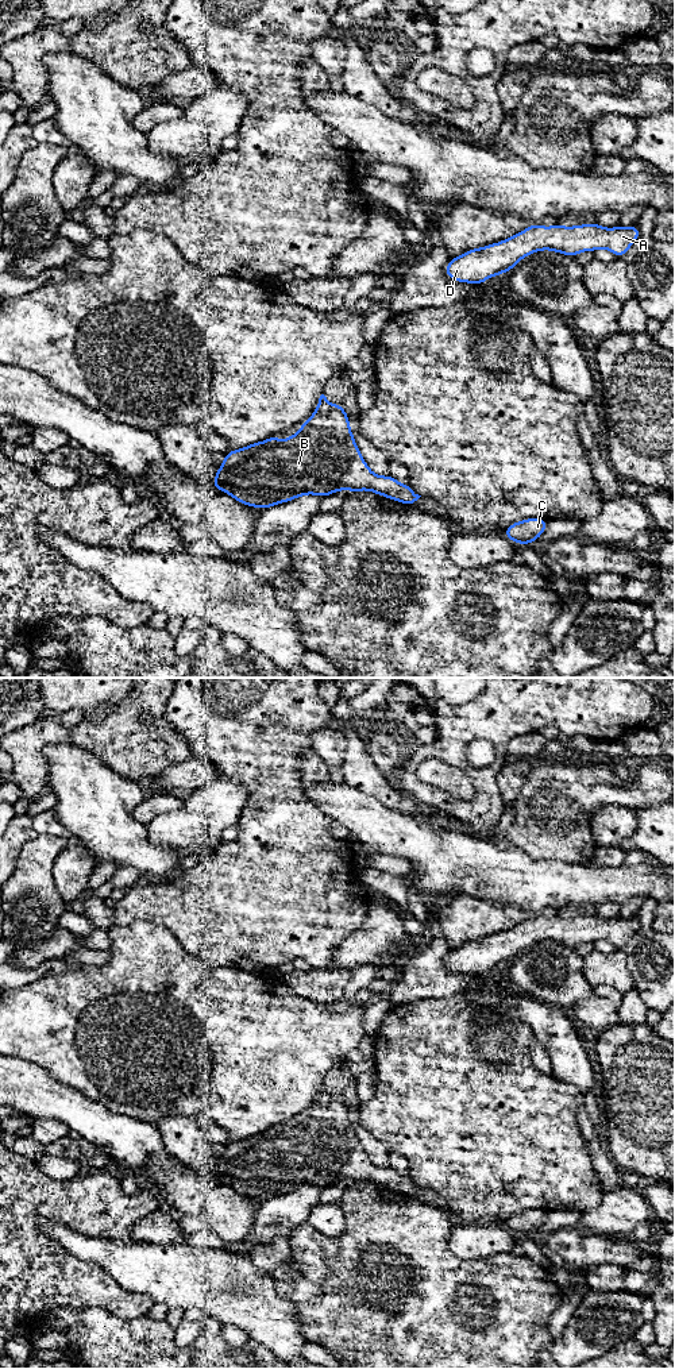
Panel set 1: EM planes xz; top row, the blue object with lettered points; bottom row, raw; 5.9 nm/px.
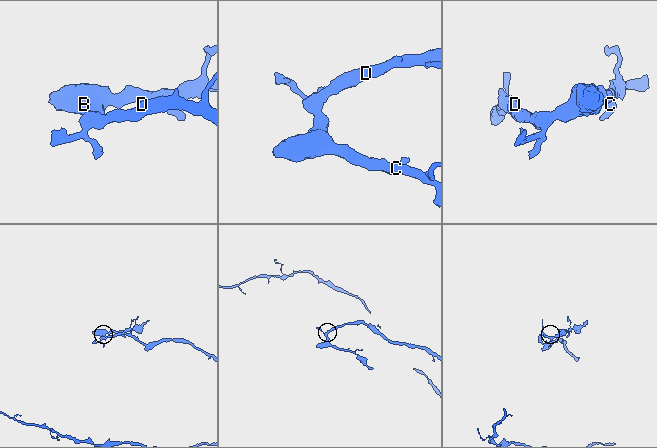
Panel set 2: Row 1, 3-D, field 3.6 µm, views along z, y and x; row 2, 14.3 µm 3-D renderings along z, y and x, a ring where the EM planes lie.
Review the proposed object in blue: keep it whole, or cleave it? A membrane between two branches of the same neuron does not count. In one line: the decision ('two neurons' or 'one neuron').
one neuron

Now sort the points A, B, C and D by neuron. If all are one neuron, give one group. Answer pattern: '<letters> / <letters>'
A B C D

